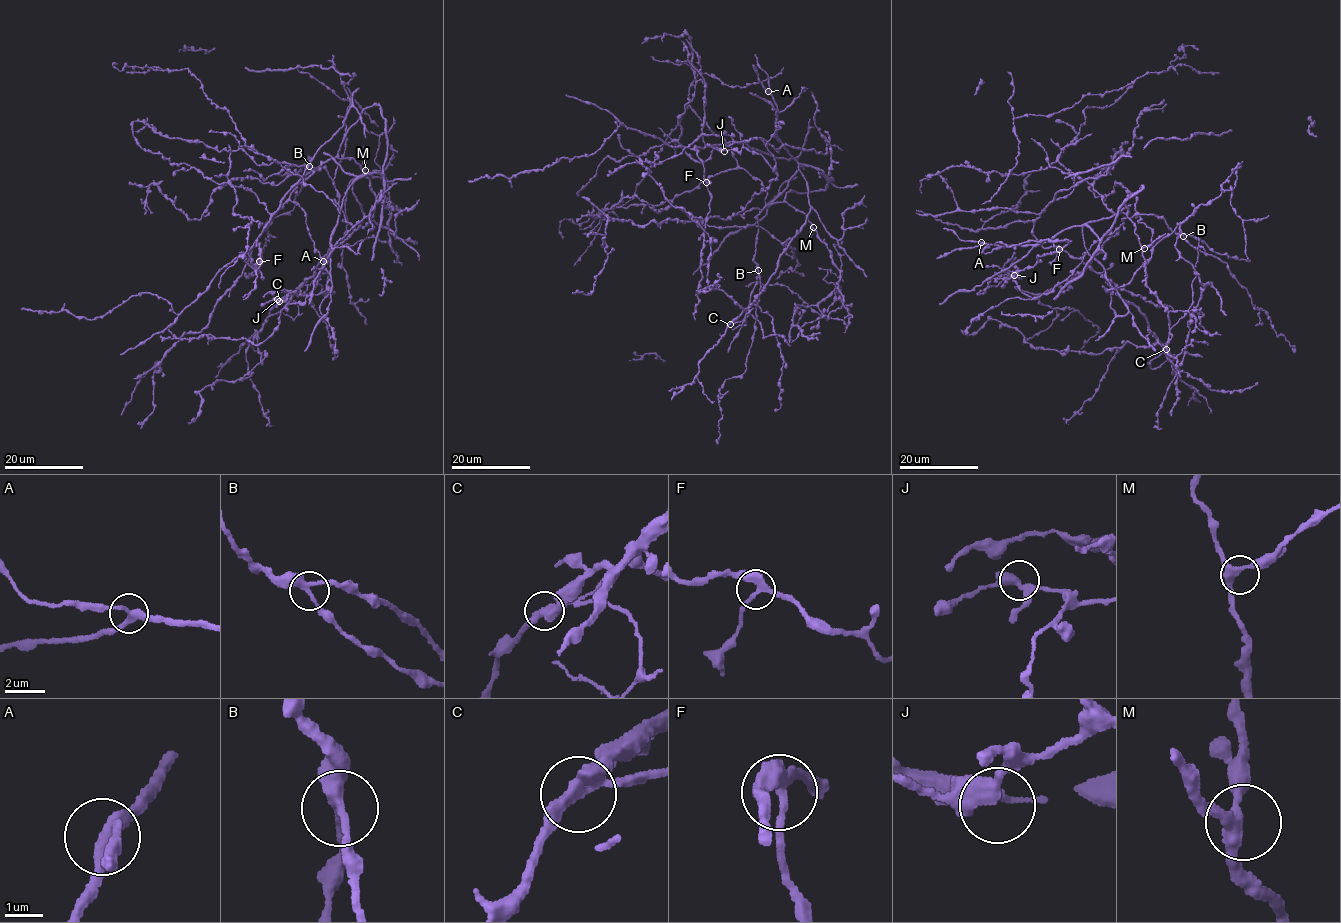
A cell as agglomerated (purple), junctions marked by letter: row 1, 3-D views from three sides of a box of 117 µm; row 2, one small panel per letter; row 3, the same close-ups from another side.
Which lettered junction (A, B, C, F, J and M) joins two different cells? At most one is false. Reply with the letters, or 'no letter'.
C

